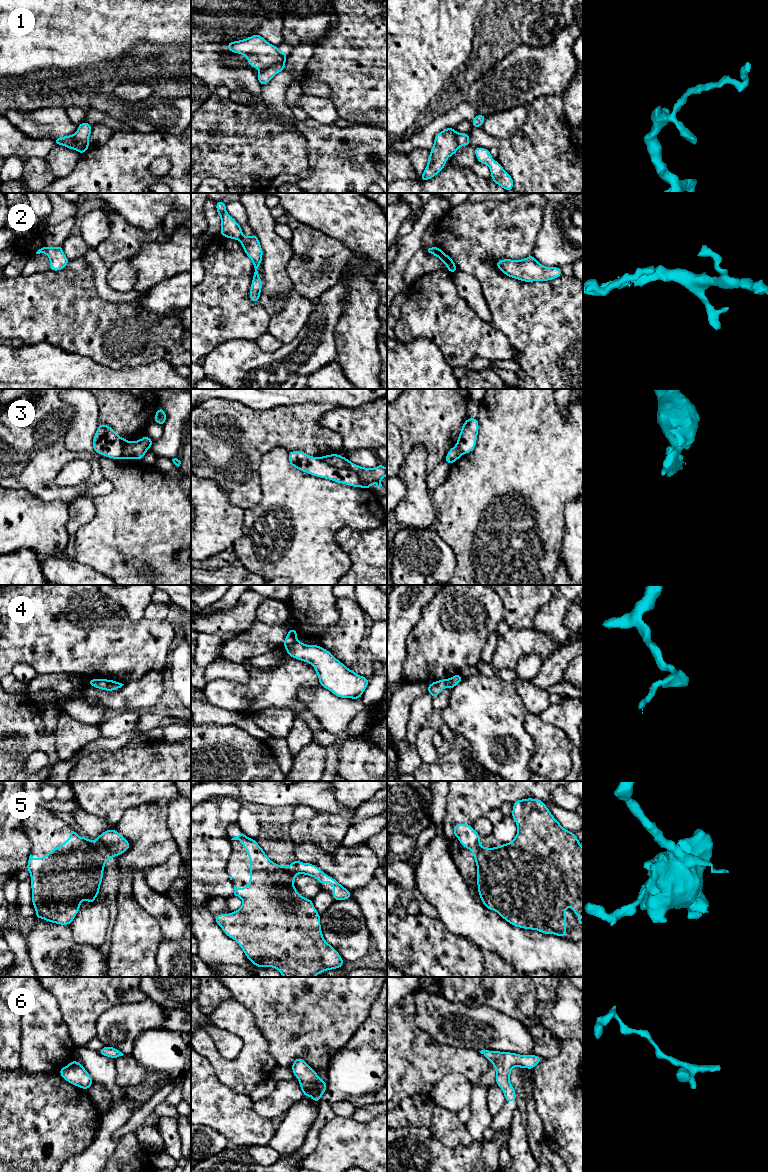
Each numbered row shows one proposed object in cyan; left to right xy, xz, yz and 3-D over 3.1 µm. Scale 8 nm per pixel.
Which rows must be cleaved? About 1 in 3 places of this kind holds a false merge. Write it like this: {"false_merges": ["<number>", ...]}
{"false_merges": ["1", "2", "3", "4", "5"]}

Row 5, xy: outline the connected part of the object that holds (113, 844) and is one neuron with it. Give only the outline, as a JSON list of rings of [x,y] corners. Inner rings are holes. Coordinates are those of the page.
[[[115,829],[106,830],[94,842],[103,850],[109,859],[123,854],[130,847],[128,840]]]

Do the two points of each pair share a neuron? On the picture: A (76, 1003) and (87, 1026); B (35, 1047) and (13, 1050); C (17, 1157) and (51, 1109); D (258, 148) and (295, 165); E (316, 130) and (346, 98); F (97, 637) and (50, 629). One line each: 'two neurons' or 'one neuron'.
A: one neuron
B: two neurons
C: one neuron
D: one neuron
E: two neurons
F: one neuron

